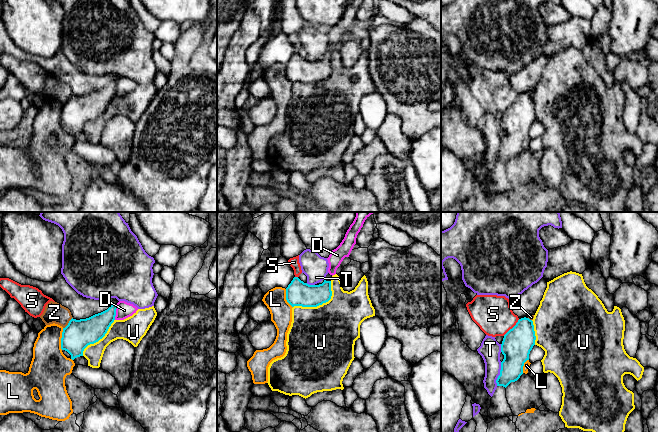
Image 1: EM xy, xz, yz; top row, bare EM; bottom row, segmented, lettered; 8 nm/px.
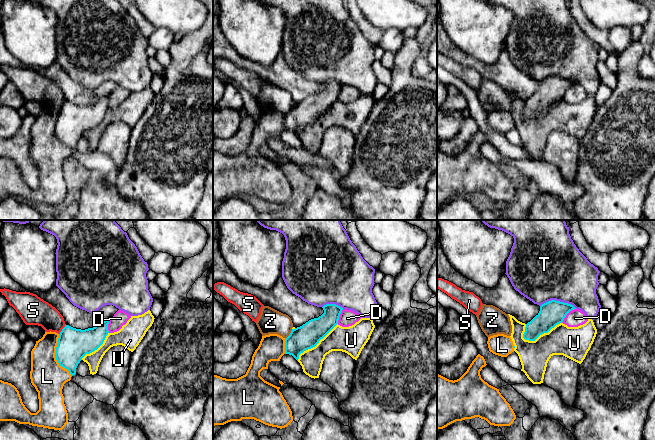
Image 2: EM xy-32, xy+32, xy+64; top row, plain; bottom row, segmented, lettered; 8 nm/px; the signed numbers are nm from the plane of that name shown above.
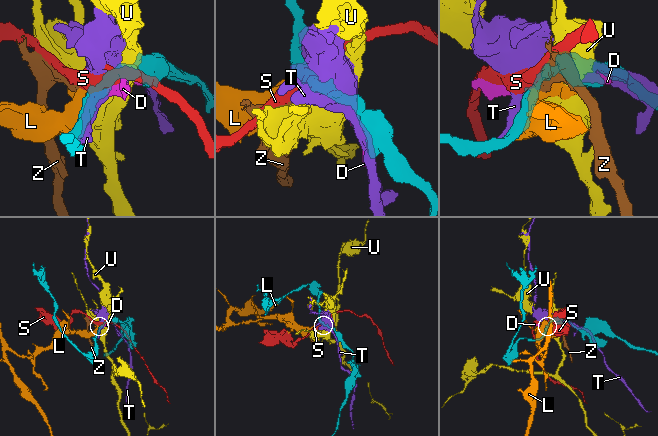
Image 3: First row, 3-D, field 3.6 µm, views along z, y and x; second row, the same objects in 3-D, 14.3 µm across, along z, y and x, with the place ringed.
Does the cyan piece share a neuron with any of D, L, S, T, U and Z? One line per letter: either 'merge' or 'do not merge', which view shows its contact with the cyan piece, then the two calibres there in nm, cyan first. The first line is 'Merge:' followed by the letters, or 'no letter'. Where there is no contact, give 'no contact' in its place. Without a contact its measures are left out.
Merge: no letter
D: do not merge | xy | 200/130 nm
L: do not merge | xy | 240/300 nm
S: do not merge | yz | 240/300 nm
T: do not merge | yz | 240/170 nm
U: do not merge | xz | 200/480 nm
Z: do not merge | xy | 240/160 nm

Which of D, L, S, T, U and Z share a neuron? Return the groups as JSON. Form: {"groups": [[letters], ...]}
{"groups": [["D"], ["L"], ["S"], ["T"], ["U"], ["Z"]]}

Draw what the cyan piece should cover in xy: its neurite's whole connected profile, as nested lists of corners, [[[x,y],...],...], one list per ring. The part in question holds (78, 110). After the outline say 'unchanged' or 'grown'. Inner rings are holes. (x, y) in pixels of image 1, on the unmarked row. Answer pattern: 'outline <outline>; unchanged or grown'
outline [[[117,80],[111,81],[107,86],[86,95],[71,95],[63,104],[61,125],[67,127],[74,136],[83,132],[84,125],[98,118],[107,109],[115,96]]]; unchanged

